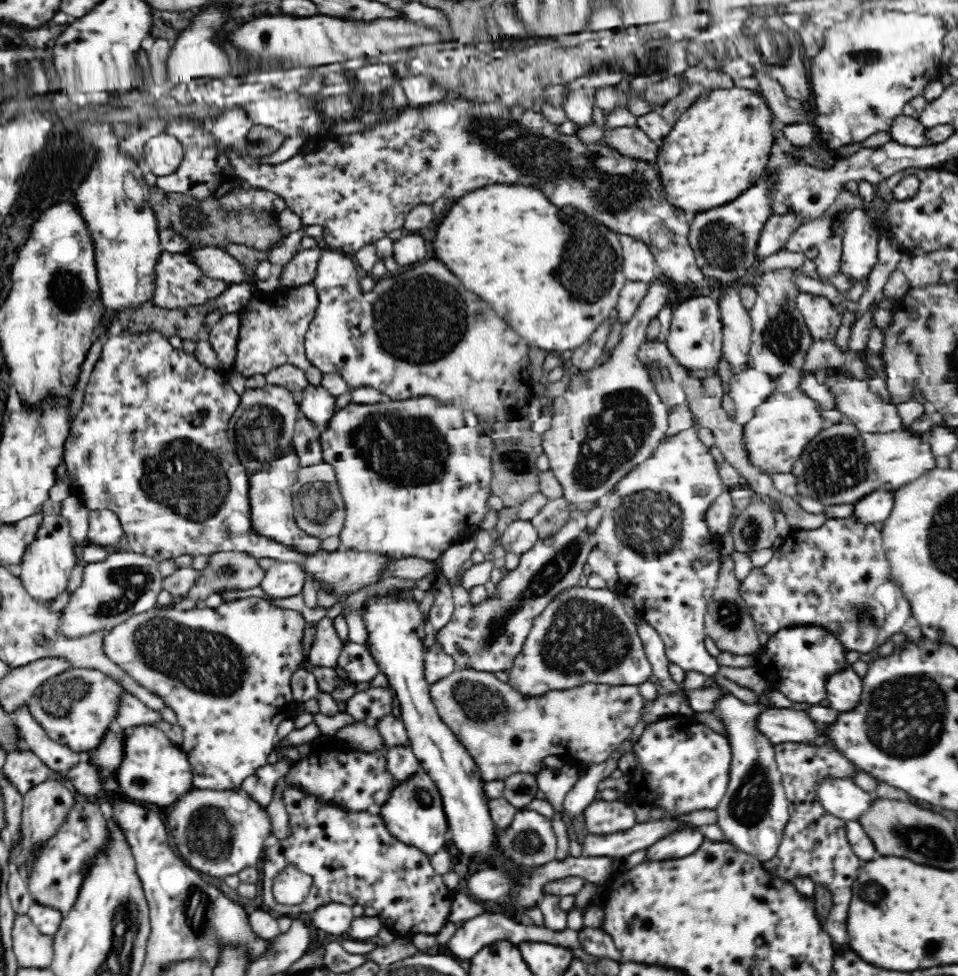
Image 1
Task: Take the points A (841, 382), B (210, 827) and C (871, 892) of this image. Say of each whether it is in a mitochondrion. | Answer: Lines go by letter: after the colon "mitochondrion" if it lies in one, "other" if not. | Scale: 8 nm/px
A: other
B: mitochondrion
C: mitochondrion

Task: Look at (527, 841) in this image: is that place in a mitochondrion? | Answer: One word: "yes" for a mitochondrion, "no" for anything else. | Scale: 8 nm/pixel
yes

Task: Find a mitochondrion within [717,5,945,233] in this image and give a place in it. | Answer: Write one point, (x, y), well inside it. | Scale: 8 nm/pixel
(753, 47)

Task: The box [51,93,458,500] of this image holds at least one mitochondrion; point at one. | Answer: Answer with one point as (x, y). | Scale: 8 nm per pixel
(409, 451)

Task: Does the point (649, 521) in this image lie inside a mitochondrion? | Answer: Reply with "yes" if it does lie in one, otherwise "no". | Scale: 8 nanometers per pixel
yes

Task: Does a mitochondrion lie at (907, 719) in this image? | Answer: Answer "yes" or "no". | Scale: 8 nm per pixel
yes

